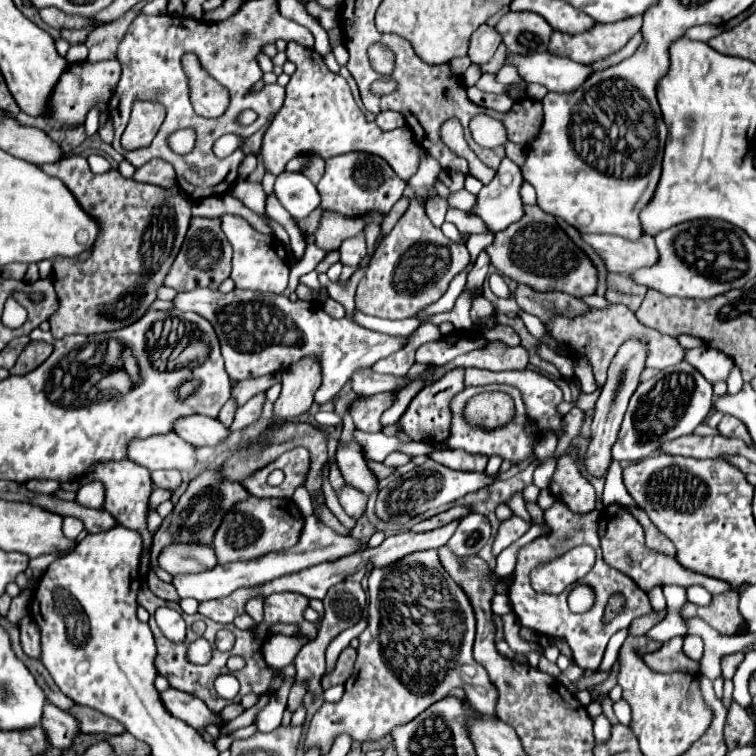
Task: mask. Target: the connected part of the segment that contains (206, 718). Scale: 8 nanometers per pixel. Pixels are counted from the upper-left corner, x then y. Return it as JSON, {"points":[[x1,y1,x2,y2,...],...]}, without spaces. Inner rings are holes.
{"points":[[167,689,161,693,161,699,171,715,183,719,197,731,203,731,209,725,219,727,221,723,225,723,219,713,213,715,213,711,209,707,205,707,205,703,201,699,197,699,195,695,189,695,189,693,183,693,177,689]]}

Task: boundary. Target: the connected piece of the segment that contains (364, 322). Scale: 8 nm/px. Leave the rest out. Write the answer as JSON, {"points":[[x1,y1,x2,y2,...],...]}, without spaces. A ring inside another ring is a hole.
{"points":[[355,313,355,321,361,323,361,327,373,329,373,331,381,331,381,333,389,333,395,337,407,337,415,325,421,325,423,321,417,319,405,319,405,321,383,321,383,319,375,319,375,317,367,317,363,313]]}

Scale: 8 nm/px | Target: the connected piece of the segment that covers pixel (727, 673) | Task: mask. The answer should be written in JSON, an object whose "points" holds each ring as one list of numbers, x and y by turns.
{"points":[[733,653,733,655,725,655,721,659,721,669,723,669,723,676,726,679,731,679,735,674,738,665,743,661,745,653]]}

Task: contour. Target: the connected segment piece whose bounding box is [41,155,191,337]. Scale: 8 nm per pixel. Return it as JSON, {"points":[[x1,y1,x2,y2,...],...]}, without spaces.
{"points":[[83,155,65,157,61,163,55,165,41,165,41,169,47,175,61,179,77,197,79,205,87,213,91,213,91,217,97,217,103,227,101,237,95,241,93,255,85,263,79,263,77,259,53,261,53,285,59,297,59,309,49,319,53,337,63,337,69,333,105,333,135,323,149,311,151,303,157,299,157,289,163,287,163,281,181,249,191,219,191,197,179,187,163,189,151,183,125,179,117,169,109,169,107,173,97,175,89,169,89,163]]}

